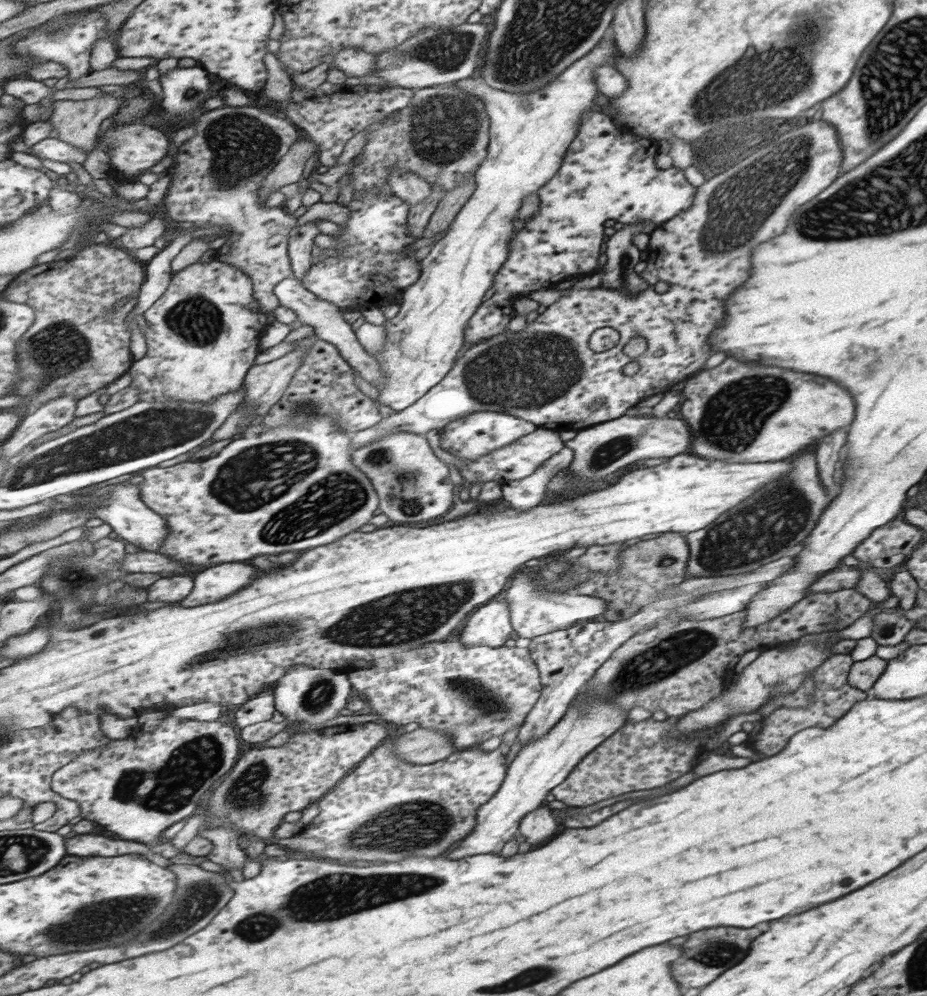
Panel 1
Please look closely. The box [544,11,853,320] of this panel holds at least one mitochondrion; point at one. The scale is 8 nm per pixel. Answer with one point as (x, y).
(725, 97)

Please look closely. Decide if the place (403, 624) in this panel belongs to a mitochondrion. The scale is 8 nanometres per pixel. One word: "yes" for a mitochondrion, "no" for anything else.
yes

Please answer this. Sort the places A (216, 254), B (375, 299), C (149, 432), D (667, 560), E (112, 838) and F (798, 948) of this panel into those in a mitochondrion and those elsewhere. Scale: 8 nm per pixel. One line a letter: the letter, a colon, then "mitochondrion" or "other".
A: other
B: other
C: mitochondrion
D: mitochondrion
E: other
F: other

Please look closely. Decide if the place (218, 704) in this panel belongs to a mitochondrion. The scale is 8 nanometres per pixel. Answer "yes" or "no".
no

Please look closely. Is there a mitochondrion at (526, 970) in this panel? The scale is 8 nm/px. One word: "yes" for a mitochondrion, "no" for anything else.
yes

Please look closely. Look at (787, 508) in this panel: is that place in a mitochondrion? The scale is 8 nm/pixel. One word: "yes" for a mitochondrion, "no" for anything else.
yes

